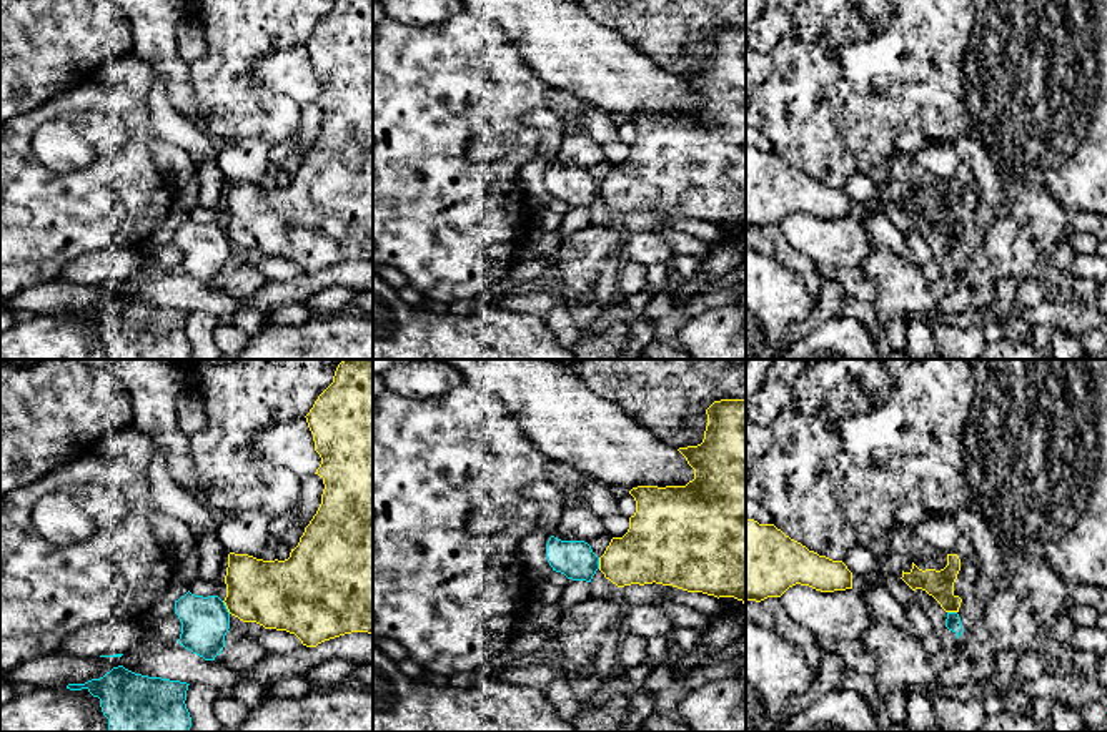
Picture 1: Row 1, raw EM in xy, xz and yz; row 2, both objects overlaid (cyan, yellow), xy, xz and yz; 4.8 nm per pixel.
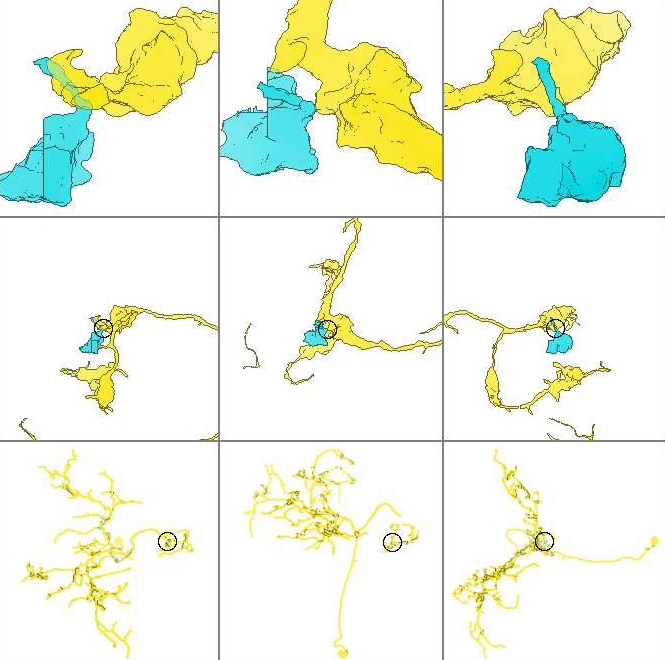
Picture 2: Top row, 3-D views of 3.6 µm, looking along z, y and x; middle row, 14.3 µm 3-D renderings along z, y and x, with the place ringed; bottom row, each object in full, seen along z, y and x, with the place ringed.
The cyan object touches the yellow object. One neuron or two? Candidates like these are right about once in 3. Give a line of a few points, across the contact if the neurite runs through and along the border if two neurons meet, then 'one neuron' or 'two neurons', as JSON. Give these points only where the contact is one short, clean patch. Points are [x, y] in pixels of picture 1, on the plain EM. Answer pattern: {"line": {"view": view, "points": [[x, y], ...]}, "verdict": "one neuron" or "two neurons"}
{"line": {"view": "xy", "points": [[222, 228], [230, 240]]}, "verdict": "two neurons"}

